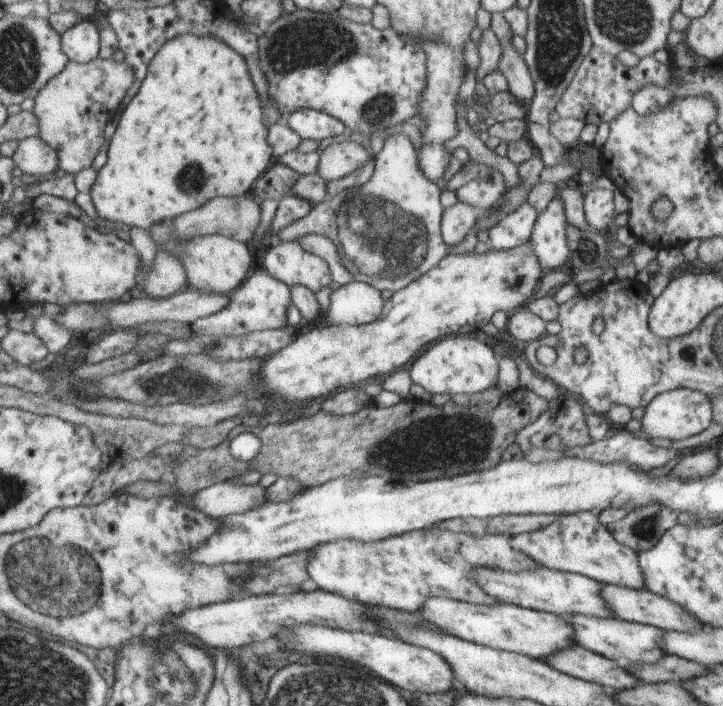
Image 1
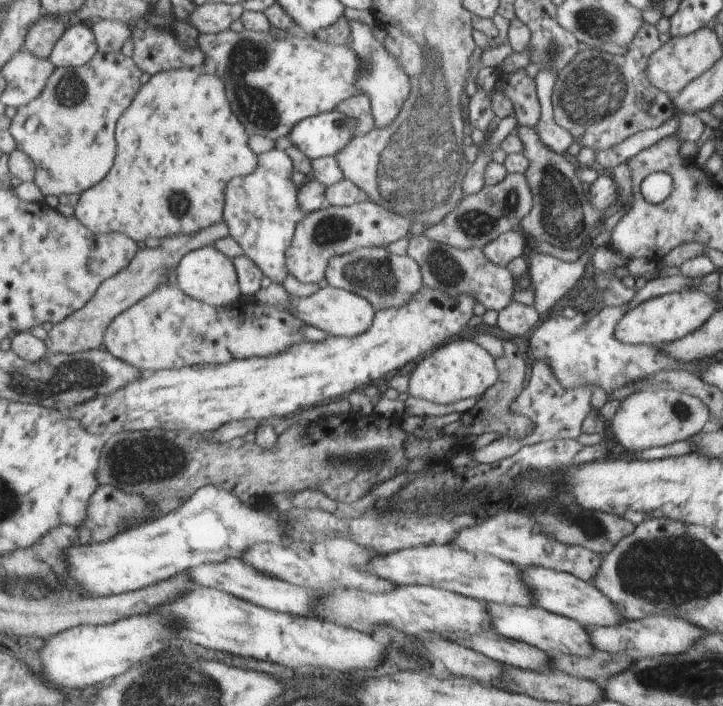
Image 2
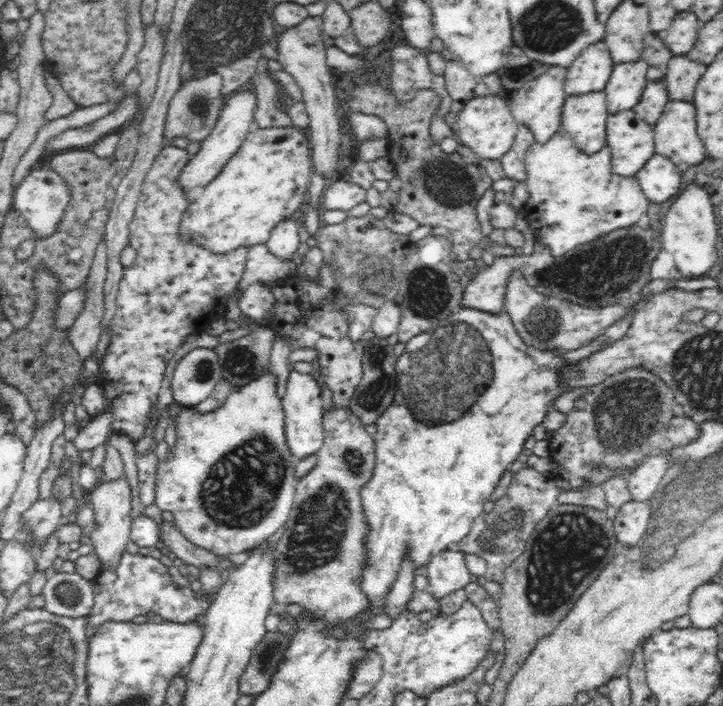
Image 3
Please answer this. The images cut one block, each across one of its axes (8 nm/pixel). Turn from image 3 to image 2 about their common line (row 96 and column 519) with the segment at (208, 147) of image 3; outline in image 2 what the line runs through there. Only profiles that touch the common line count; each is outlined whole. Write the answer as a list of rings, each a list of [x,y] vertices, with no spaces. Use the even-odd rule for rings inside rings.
[[[518,227],[513,228],[487,243],[482,251],[487,260],[505,267],[510,260],[522,256],[524,240],[525,236],[523,236],[521,230]]]

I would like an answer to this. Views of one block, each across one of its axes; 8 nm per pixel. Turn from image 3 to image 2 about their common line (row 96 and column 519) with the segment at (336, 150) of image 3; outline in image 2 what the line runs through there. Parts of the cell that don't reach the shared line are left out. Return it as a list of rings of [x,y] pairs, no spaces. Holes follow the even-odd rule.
[[[511,301],[500,311],[495,312],[498,316],[496,325],[509,336],[523,336],[537,324],[539,320],[537,313],[538,311],[531,305]]]

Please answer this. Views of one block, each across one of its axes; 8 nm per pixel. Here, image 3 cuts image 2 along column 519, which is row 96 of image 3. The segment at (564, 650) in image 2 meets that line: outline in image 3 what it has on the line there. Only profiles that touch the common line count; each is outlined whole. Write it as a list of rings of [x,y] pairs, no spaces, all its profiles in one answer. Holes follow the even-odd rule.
[[[643,59],[638,62],[616,63],[605,86],[607,111],[610,115],[620,111],[633,110],[640,102],[647,79],[648,63]]]

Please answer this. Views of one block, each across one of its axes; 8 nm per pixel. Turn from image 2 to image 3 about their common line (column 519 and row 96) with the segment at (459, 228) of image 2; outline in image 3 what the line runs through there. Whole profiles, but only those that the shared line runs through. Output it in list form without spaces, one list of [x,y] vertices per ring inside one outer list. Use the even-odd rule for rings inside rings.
[[[219,74],[198,76],[196,79],[186,79],[168,105],[168,116],[164,129],[165,146],[171,145],[176,138],[186,138],[188,141],[201,141],[210,131],[225,105],[222,95],[223,78]]]

